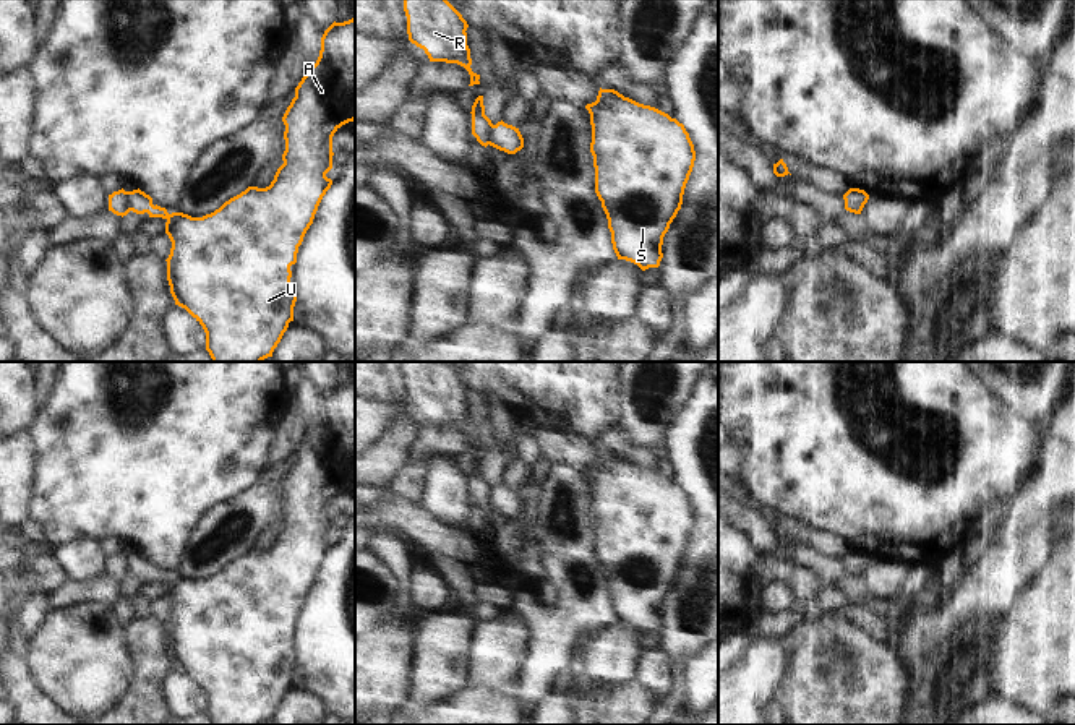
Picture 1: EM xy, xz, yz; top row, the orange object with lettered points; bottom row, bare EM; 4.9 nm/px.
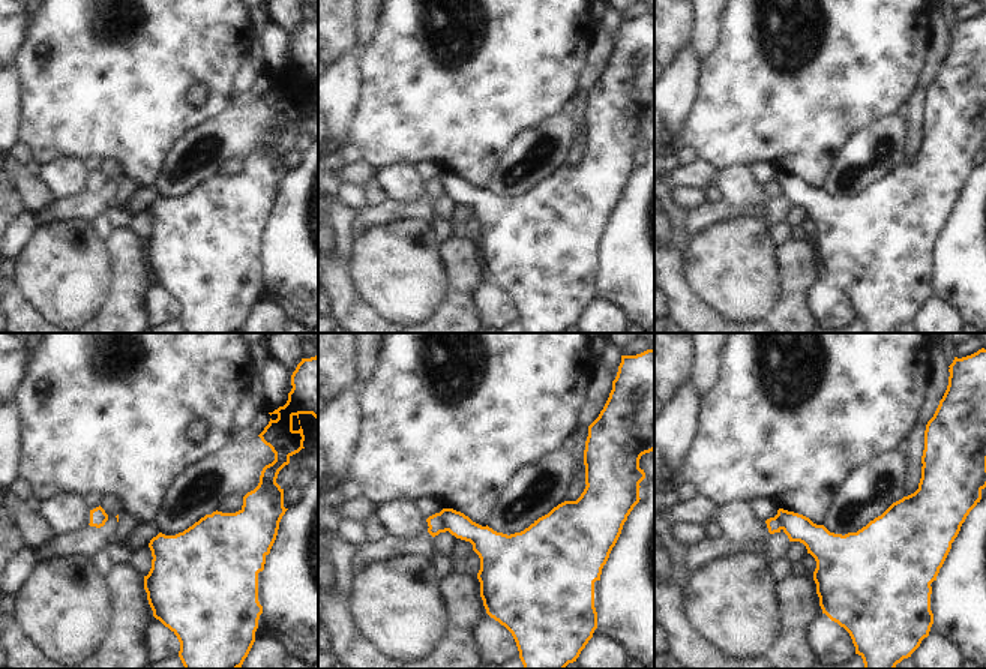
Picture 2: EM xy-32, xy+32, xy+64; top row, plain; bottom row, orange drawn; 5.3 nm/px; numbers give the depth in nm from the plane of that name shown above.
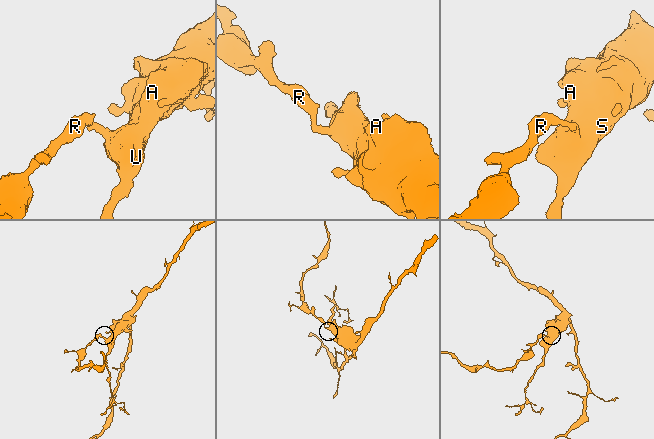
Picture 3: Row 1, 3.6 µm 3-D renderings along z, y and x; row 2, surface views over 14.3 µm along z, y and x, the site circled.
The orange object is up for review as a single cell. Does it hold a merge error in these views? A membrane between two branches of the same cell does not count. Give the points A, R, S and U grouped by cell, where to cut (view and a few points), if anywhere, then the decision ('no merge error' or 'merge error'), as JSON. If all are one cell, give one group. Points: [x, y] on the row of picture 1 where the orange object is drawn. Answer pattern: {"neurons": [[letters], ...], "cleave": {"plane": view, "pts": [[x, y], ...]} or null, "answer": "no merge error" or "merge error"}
{"neurons": [["A", "S", "U"], ["R"]], "cleave": {"plane": "xy", "pts": [[125, 192], [132, 210]]}, "answer": "merge error"}

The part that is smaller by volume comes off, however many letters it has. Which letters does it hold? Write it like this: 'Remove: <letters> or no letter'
Remove: R

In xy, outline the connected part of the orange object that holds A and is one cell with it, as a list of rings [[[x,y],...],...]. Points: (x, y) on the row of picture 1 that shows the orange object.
[[[355,18],[332,23],[321,37],[316,63],[295,88],[287,107],[284,164],[266,188],[248,187],[203,217],[169,214],[154,206],[144,191],[126,191],[131,211],[165,219],[172,242],[167,281],[175,305],[185,308],[206,332],[212,362],[263,362],[272,357],[289,323],[293,321],[297,290],[290,287],[290,266],[313,224],[318,206],[331,188],[326,174],[332,169],[332,136],[355,120]]]

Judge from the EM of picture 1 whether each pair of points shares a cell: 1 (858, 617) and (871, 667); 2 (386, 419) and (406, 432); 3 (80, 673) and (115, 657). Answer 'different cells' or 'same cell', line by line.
1: different cells
2: different cells
3: same cell

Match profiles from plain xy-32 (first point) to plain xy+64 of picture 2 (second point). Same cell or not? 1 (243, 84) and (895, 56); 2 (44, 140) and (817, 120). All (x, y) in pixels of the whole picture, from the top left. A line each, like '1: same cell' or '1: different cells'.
1: different cells
2: same cell

